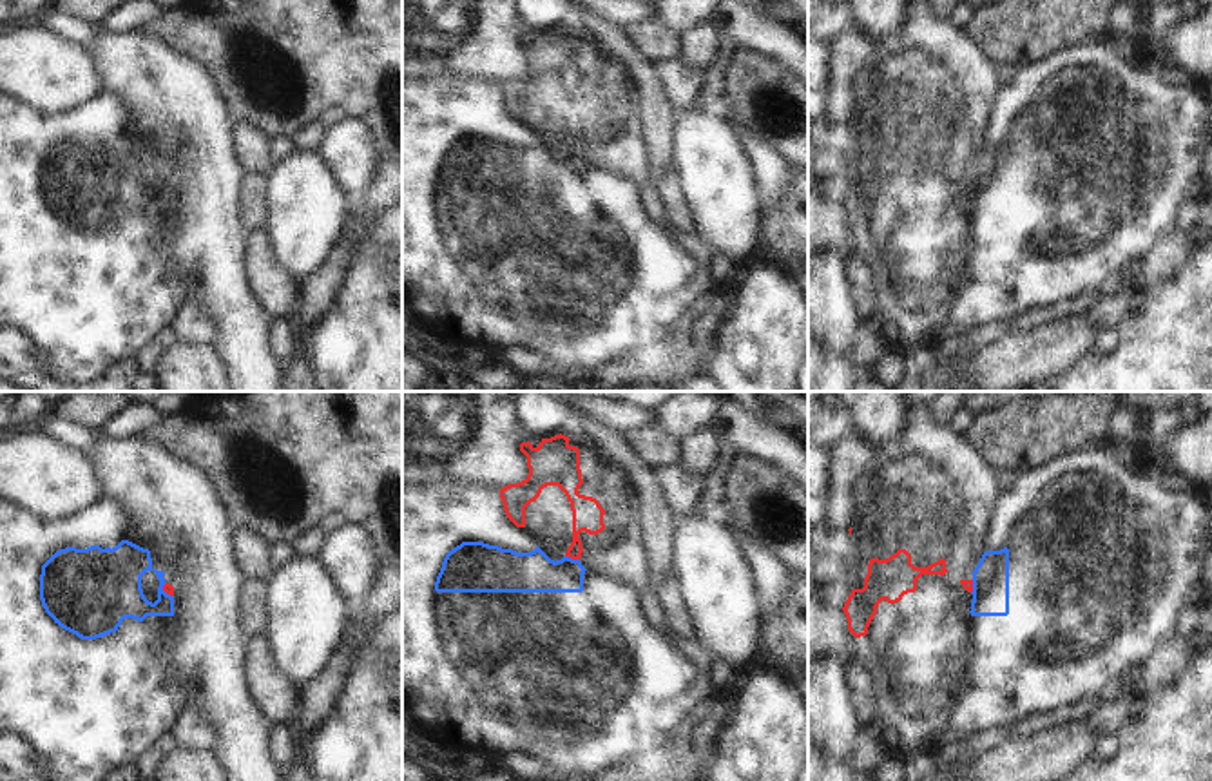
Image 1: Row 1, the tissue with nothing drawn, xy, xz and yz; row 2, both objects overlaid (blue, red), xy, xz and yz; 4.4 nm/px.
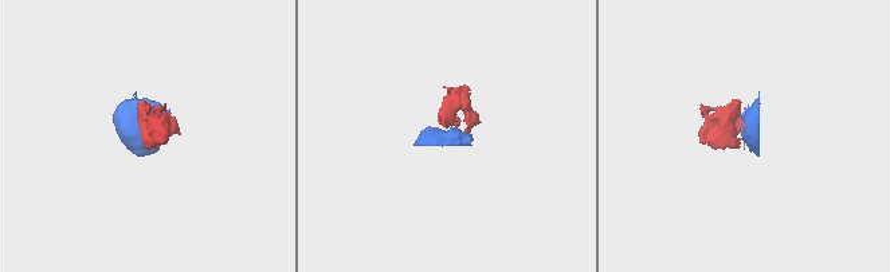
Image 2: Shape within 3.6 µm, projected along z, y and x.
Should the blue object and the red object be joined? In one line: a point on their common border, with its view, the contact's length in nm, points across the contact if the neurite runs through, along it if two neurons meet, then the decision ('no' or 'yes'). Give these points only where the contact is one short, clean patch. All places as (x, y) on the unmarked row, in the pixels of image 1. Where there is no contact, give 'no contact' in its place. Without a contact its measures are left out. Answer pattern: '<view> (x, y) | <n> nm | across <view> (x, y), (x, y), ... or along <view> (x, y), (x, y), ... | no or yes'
xz (571, 153) | 70 nm | along xz (566, 149), (578, 154) | no

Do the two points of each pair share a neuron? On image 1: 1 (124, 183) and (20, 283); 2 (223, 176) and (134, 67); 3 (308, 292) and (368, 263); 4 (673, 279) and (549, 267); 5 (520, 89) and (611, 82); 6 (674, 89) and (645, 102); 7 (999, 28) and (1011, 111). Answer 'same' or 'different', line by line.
1: same
2: same
3: different
4: same
5: same
6: different
7: different

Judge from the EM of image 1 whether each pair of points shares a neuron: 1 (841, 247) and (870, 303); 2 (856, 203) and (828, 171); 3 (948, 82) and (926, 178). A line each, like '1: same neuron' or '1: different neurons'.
1: different neurons
2: different neurons
3: same neuron

